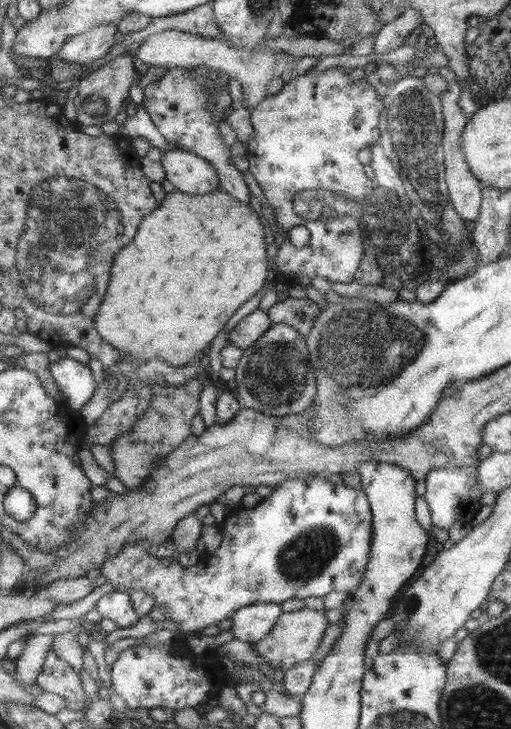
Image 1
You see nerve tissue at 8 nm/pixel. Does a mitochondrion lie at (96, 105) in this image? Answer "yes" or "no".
yes

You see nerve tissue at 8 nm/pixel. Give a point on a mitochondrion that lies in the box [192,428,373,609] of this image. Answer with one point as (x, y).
(303, 558)

